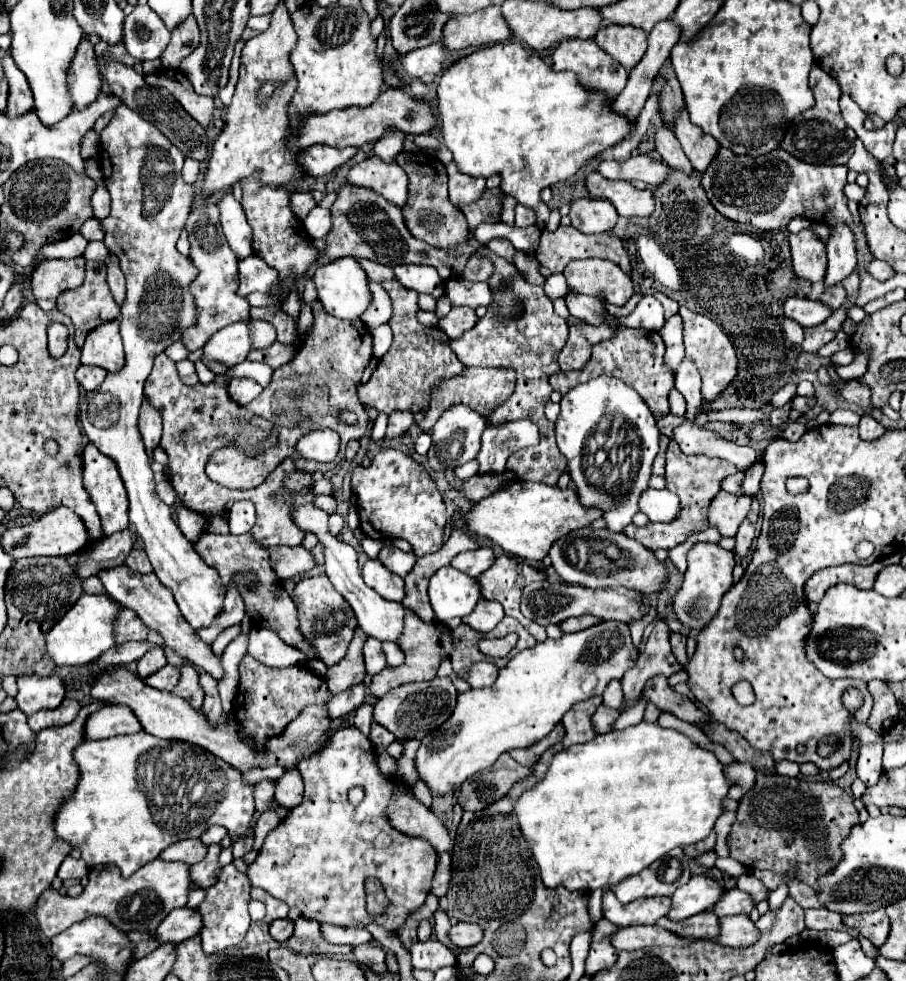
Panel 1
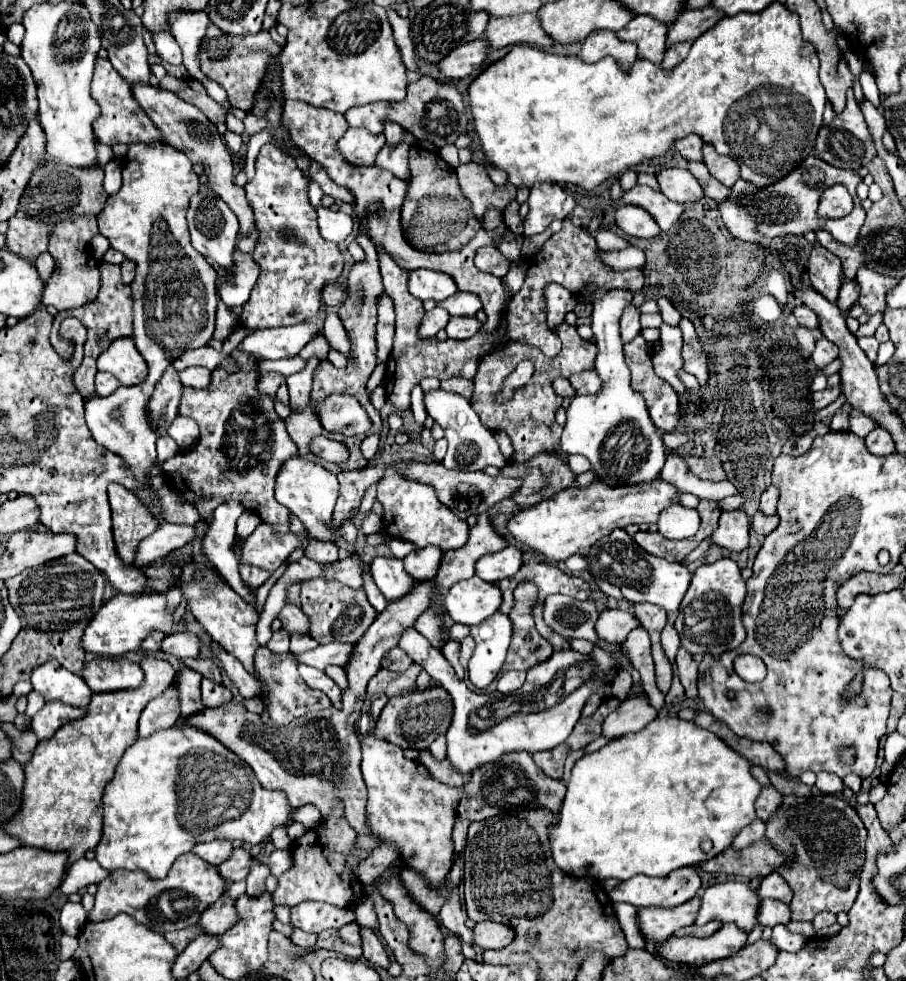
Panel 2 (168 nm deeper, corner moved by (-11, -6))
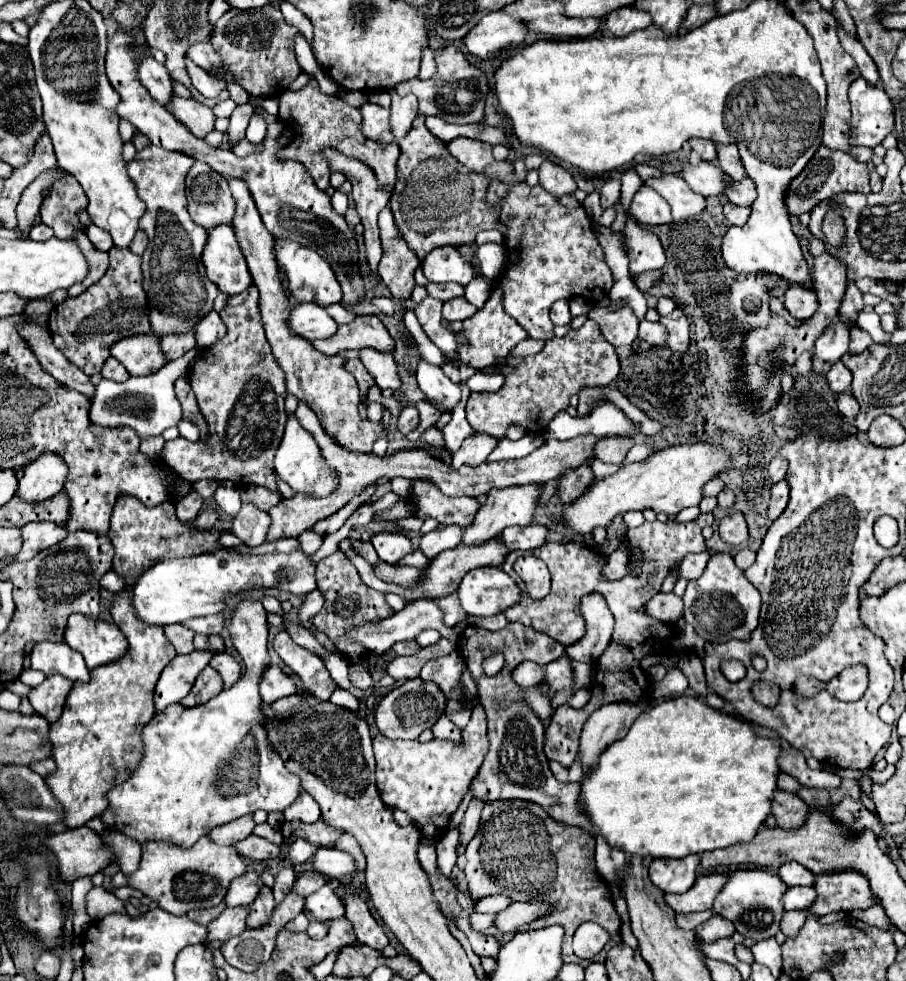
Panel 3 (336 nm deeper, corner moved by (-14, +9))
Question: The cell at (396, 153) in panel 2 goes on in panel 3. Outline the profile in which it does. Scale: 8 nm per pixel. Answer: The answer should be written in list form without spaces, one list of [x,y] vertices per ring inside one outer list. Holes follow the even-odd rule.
[[[407,94],[407,96],[391,96],[391,134],[393,134],[393,142],[399,144],[399,140],[403,140],[403,136],[407,136],[407,132],[411,130],[411,124],[417,116],[417,100],[415,96]]]

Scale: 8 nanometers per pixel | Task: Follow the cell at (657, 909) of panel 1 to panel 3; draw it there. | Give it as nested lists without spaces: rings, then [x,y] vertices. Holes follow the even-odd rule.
[[[707,874],[699,876],[697,882],[683,894],[665,894],[667,904],[677,914],[689,914],[689,912],[701,912],[713,906],[715,896],[723,888],[727,880],[727,874]]]

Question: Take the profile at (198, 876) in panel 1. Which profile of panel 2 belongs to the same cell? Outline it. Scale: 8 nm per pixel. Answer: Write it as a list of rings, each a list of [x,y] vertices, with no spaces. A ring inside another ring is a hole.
[[[234,849],[230,859],[226,859],[222,865],[218,865],[218,871],[228,883],[234,883],[234,881],[244,881],[246,879],[246,875],[250,871],[250,865],[252,865],[250,851]]]

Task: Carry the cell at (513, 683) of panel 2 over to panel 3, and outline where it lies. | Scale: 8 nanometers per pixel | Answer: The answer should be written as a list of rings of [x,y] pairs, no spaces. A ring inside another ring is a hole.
[[[523,660],[523,664],[517,664],[517,668],[511,670],[511,678],[523,688],[537,686],[543,680],[543,676],[545,676],[543,668],[535,662],[529,662],[529,660]]]

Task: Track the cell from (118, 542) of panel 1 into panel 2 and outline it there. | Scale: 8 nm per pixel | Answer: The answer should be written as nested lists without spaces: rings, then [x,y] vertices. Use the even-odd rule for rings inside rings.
[[[162,523],[158,531],[146,537],[136,551],[136,567],[150,565],[154,559],[166,557],[168,553],[188,545],[196,537],[196,529],[192,525],[170,525]]]

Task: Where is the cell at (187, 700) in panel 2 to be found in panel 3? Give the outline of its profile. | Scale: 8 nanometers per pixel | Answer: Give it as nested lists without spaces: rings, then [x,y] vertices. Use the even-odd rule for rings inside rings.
[[[203,668],[203,672],[197,676],[191,692],[181,700],[183,706],[191,708],[191,706],[199,706],[211,698],[215,698],[219,692],[223,690],[223,682],[221,682],[221,676],[211,668]]]

